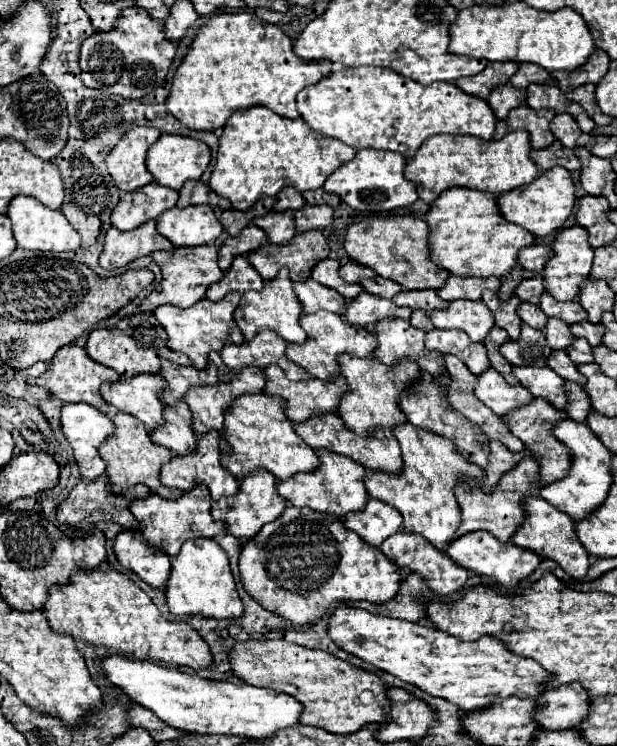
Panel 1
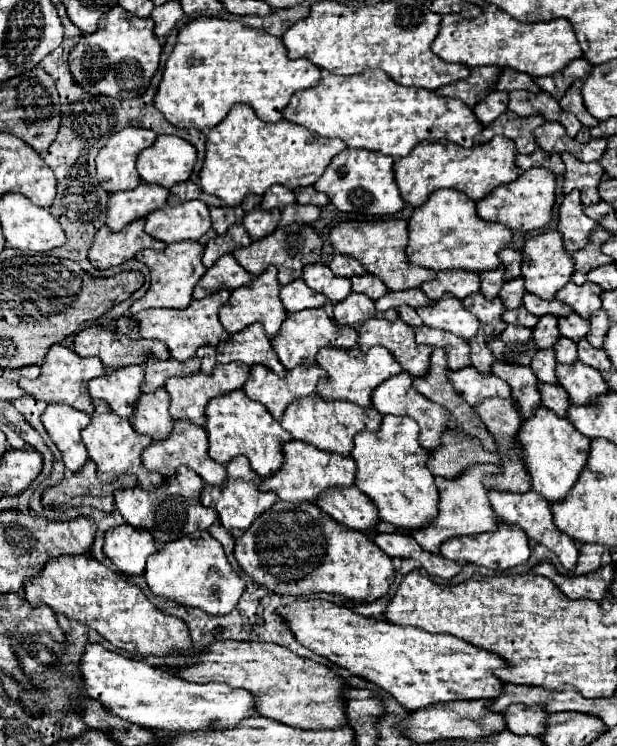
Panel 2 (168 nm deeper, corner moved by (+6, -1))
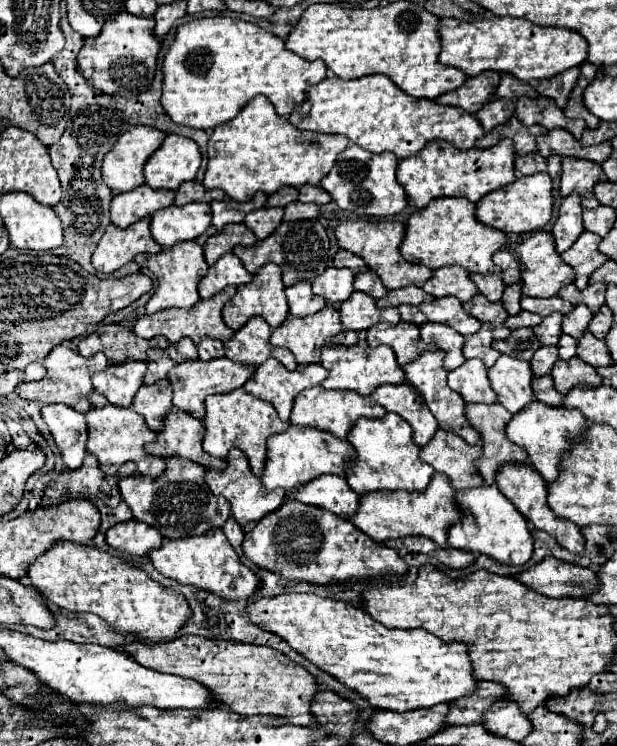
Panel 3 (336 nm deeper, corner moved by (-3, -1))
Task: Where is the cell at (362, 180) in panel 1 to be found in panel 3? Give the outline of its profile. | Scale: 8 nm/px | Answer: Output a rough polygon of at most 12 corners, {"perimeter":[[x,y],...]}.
{"perimeter":[[349,146],[321,180],[341,210],[393,216],[407,206],[397,158]]}

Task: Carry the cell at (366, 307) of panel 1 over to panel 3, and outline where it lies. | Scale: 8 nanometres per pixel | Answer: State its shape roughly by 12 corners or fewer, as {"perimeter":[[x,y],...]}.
{"perimeter":[[363,292],[341,304],[341,322],[355,332],[377,322],[401,322],[397,308],[381,310]]}

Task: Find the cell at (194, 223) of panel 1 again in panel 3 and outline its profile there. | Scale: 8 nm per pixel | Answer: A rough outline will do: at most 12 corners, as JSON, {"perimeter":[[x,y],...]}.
{"perimeter":[[205,202],[151,216],[161,246],[195,240],[211,226]]}

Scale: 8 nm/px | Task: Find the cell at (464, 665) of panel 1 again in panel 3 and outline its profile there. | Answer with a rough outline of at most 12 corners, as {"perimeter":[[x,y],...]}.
{"perimeter":[[317,594],[249,620],[357,692],[407,712],[475,690],[467,646]]}

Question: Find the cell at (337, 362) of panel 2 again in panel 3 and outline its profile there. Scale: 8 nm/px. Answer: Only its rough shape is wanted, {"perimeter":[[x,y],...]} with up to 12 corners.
{"perimeter":[[325,346],[327,390],[405,382],[387,346]]}

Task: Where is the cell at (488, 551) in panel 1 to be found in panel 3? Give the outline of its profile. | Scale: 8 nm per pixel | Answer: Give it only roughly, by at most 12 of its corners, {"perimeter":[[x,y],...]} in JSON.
{"perimeter":[[497,484],[455,492],[449,544],[523,566],[533,538]]}

